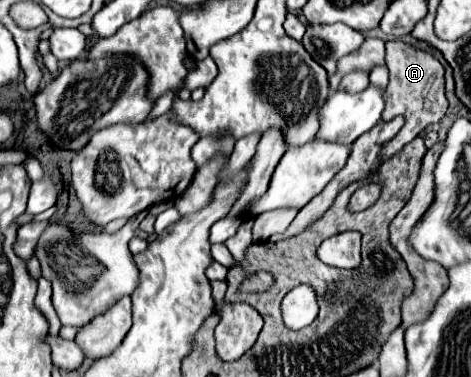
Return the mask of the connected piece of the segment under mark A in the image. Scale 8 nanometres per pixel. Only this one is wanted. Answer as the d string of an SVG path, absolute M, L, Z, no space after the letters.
M393 39L387 41L385 63L389 67L389 85L387 85L387 107L383 111L383 119L393 119L397 115L403 115L405 125L389 143L383 143L380 153L383 162L401 151L403 145L413 141L423 131L425 125L439 123L447 111L445 79L443 79L445 69L431 53L415 49L413 45L403 43L399 39Z

